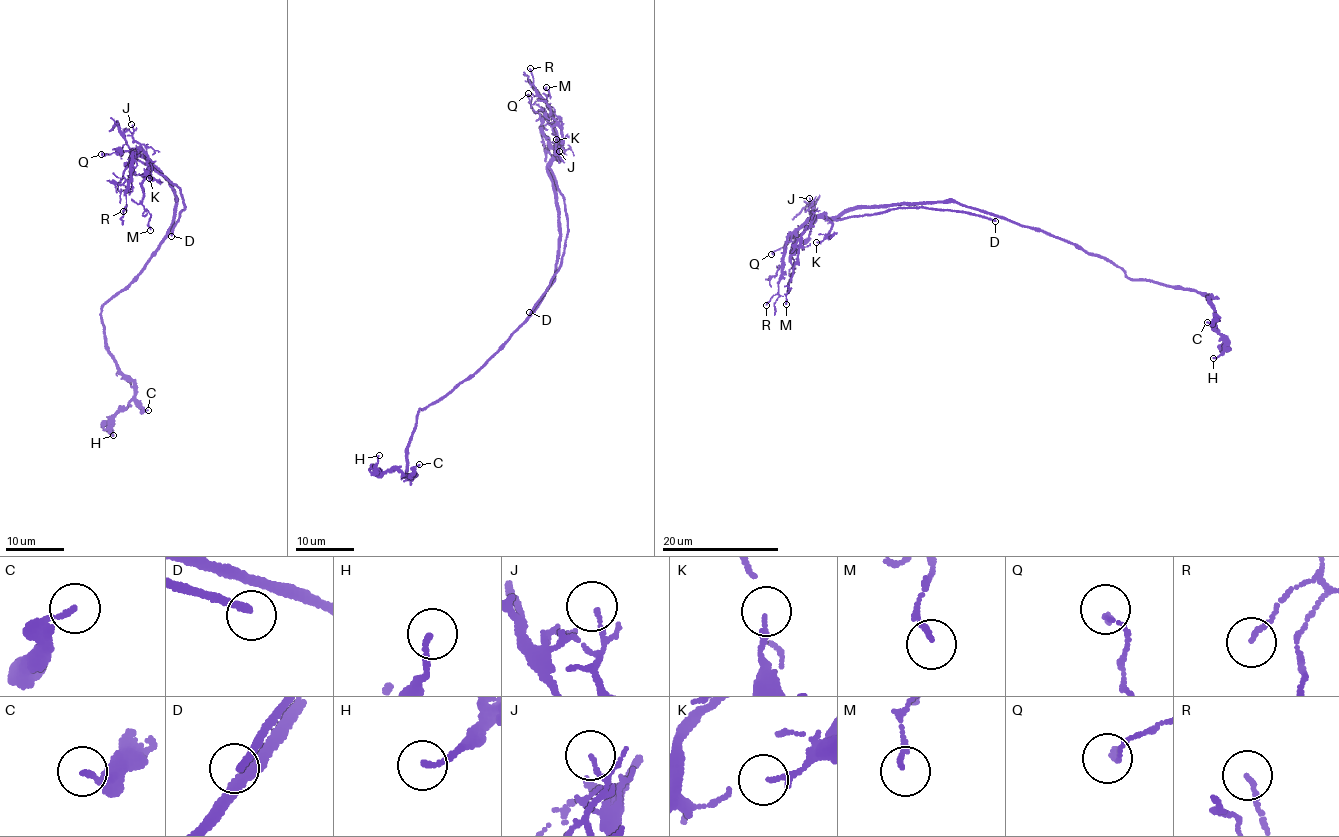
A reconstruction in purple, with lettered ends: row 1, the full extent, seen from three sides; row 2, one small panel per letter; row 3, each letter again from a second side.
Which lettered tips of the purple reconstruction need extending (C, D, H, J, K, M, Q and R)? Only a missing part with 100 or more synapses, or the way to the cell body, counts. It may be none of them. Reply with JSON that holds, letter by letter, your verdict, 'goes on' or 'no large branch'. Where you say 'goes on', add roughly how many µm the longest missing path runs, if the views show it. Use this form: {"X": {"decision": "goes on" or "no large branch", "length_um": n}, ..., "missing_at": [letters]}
{"C": {"decision": "no large branch"}, "D": {"decision": "goes on", "length_um": 80}, "H": {"decision": "no large branch"}, "J": {"decision": "no large branch"}, "K": {"decision": "no large branch"}, "M": {"decision": "no large branch"}, "Q": {"decision": "no large branch"}, "R": {"decision": "no large branch"}, "missing_at": ["D"]}

